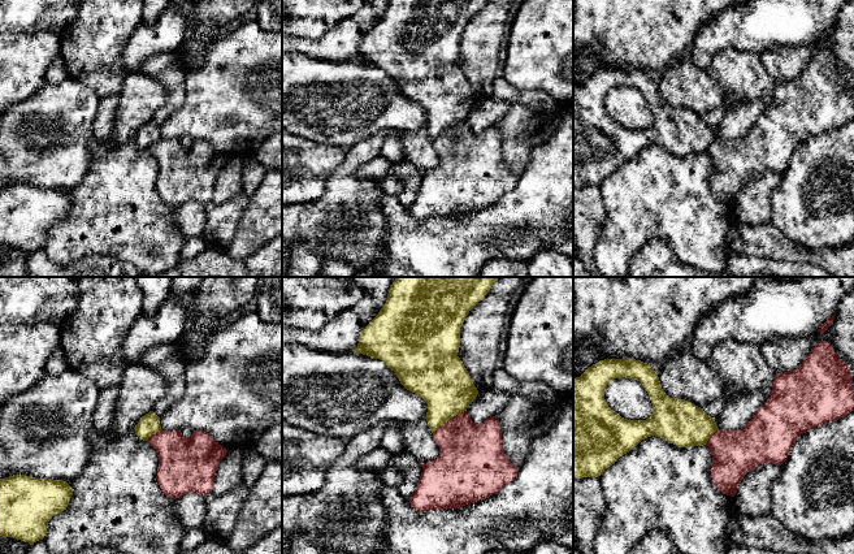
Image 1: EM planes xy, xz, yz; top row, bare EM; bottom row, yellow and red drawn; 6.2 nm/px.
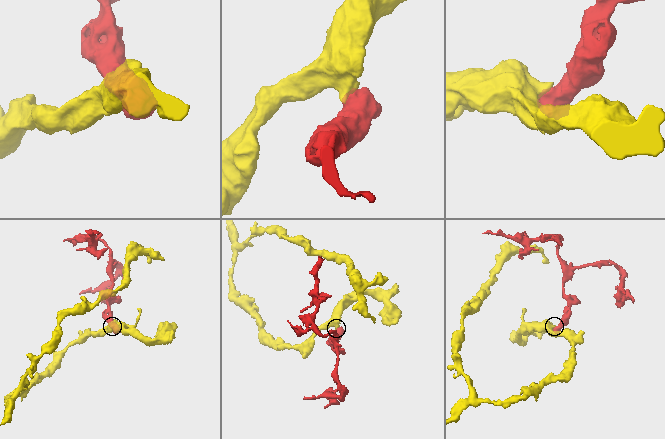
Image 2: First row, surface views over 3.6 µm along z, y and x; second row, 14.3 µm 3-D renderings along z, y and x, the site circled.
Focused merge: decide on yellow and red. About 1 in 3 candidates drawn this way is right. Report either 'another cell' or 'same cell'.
another cell

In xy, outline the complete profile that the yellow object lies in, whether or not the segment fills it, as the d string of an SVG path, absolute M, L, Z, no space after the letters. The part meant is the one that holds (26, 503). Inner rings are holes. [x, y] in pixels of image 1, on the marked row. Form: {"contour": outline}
{"contour": "M13 475L0 479L0 537L30 545L43 540L48 521L66 510L73 489L66 481Z"}

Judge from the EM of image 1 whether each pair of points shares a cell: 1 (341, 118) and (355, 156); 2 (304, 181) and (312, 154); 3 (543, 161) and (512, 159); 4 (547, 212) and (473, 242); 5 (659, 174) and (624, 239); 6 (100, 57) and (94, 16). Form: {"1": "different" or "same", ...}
{"1": "different", "2": "same", "3": "different", "4": "same", "5": "same", "6": "same"}

